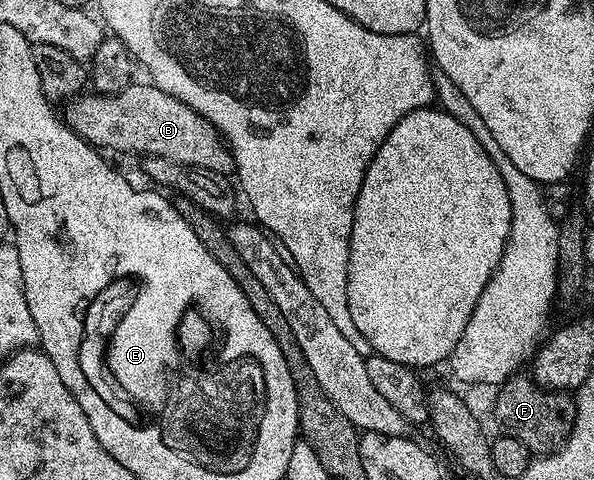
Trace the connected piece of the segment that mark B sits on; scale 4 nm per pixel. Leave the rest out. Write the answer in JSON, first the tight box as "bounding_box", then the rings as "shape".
{"bounding_box":[65,82,234,176],"shape":[[[131,82],[129,87],[115,95],[86,93],[75,98],[65,108],[65,122],[95,149],[107,147],[110,151],[131,151],[137,157],[168,157],[184,165],[212,169],[212,173],[224,176],[234,171],[234,154],[221,133],[206,118],[161,91],[153,82],[138,82]]]}

